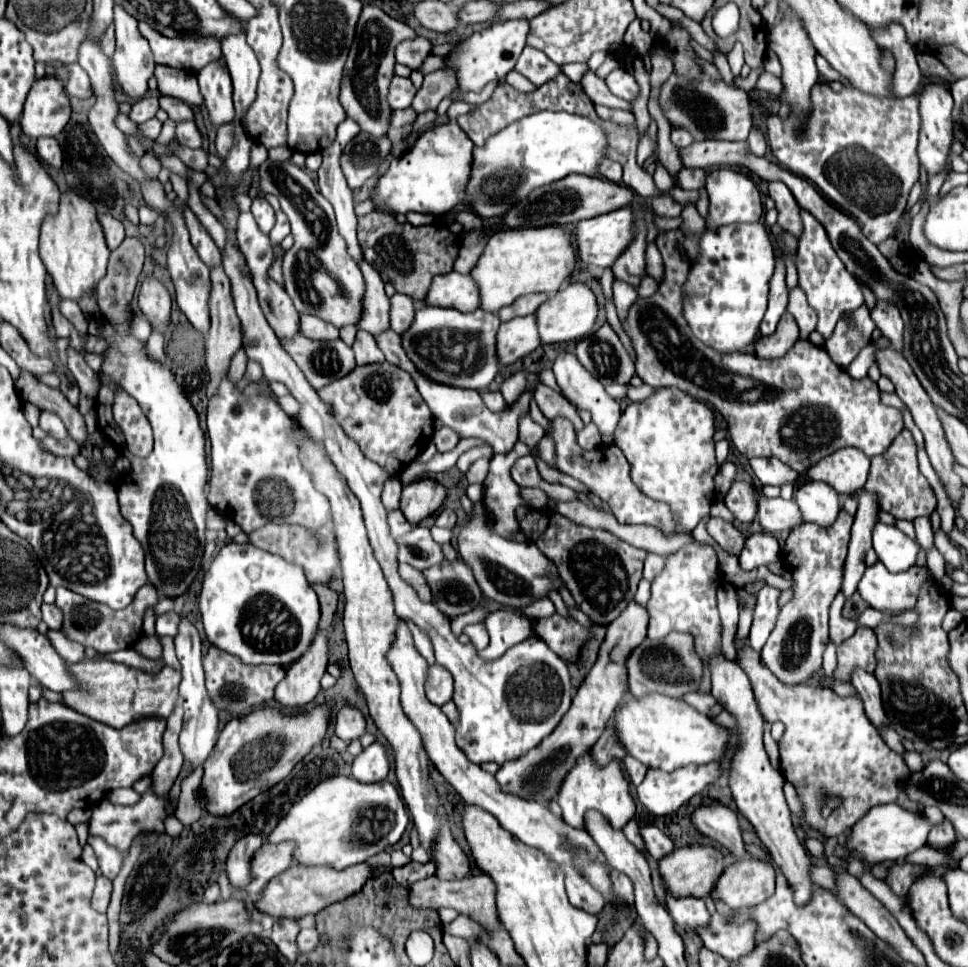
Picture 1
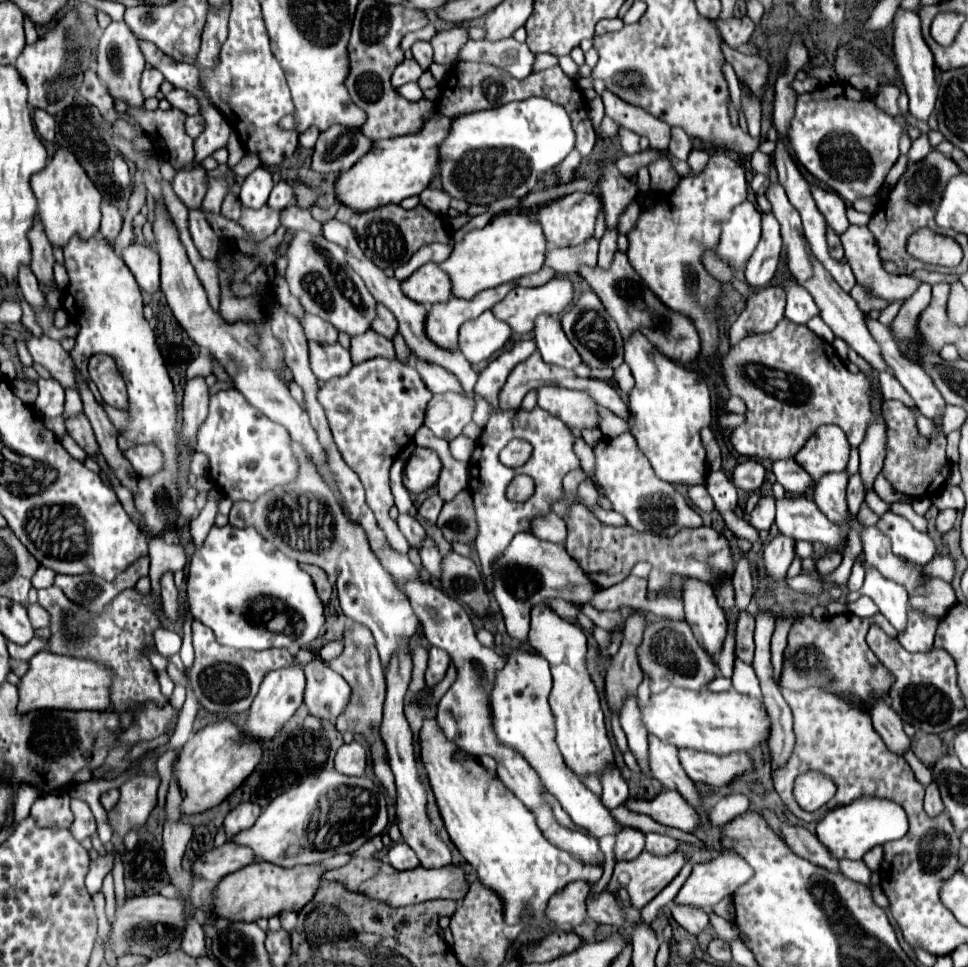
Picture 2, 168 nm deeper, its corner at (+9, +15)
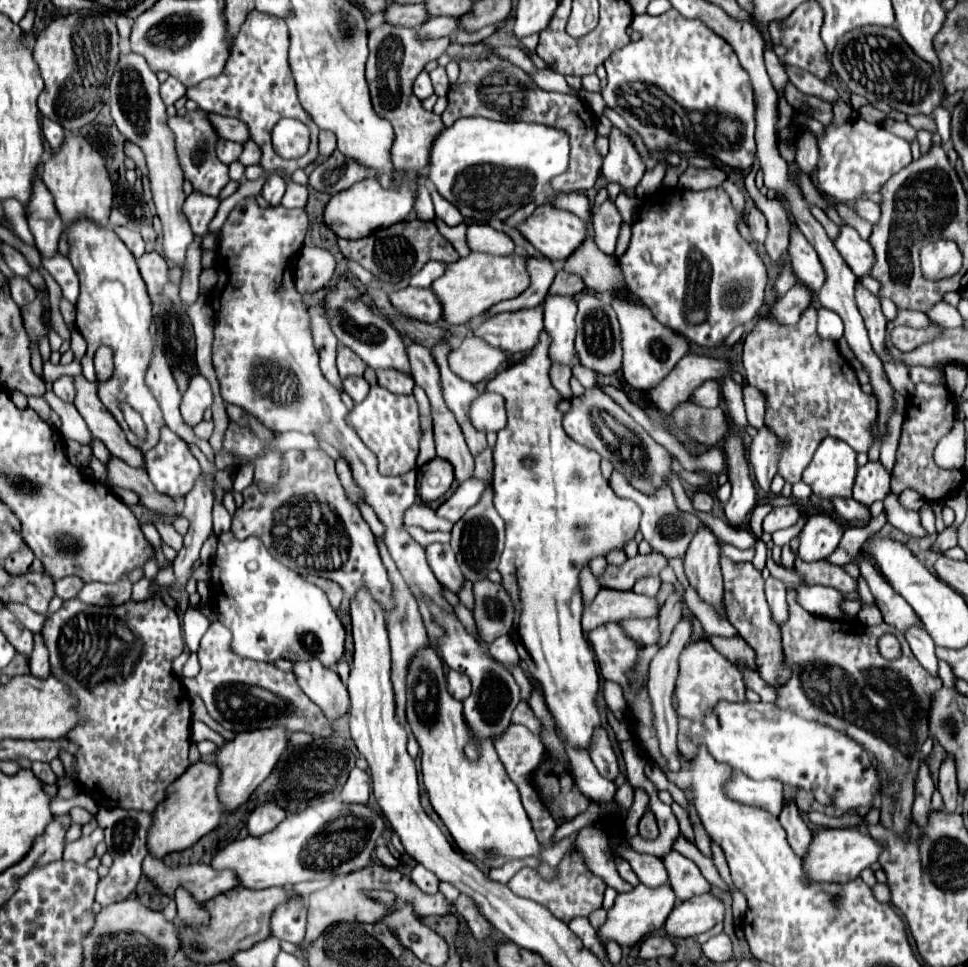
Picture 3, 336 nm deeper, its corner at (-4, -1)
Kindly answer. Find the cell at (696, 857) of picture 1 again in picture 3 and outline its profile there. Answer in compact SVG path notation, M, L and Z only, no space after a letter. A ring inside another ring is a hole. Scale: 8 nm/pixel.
M639 884L637 888L633 888L633 892L627 894L619 894L613 908L607 912L607 920L605 924L597 930L597 938L599 942L605 946L609 940L617 942L621 948L631 948L637 942L641 942L641 938L645 938L647 934L659 930L669 912L673 910L673 902L675 902L675 892L671 890L671 886L659 886L659 888L647 888L645 884Z

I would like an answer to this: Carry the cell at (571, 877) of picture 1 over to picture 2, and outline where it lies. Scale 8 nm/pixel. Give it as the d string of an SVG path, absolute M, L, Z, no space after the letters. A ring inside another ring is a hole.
M606 890L598 892L598 894L588 894L588 900L586 900L586 908L588 908L588 916L596 922L602 922L602 924L616 924L616 926L624 926L624 920L622 920L622 912L620 908L616 906L616 900L612 894L608 894Z

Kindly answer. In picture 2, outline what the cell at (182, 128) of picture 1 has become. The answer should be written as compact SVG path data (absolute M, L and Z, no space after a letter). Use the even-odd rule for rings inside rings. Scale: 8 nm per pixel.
M188 116L186 118L186 122L184 122L184 128L186 128L186 132L188 132L188 136L192 136L192 138L198 138L198 134L202 132L202 128L204 128L204 118L202 116Z

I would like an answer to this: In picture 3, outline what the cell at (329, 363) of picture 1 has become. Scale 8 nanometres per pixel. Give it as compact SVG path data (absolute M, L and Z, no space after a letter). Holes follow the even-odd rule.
M347 378L347 380L343 380L343 388L355 402L365 400L365 396L369 394L365 378Z

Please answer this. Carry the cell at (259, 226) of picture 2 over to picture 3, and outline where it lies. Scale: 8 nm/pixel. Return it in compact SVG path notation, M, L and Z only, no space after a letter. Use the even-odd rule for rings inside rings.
M251 196L251 200L241 200L237 208L229 214L229 220L225 220L221 232L219 232L219 246L217 246L217 284L209 296L209 306L213 308L213 368L217 374L221 398L225 404L235 404L243 408L249 416L257 418L265 428L273 432L289 432L299 430L303 434L313 434L315 438L321 438L329 442L333 448L341 444L341 452L345 452L345 458L349 460L349 468L353 468L353 480L357 480L361 492L365 492L365 502L375 510L377 518L385 526L385 544L391 552L391 558L395 560L399 572L403 574L405 582L409 584L419 608L421 616L425 620L427 636L435 644L437 636L441 636L441 628L433 624L433 616L429 616L429 606L425 604L425 598L433 600L443 612L453 612L453 606L443 598L443 586L433 576L427 560L425 560L425 548L417 544L407 532L403 524L405 510L415 502L417 490L415 490L415 470L405 472L401 476L381 476L377 470L377 460L369 448L361 442L357 432L349 428L347 424L347 406L341 400L341 394L325 380L321 368L319 368L319 354L313 344L311 336L311 324L309 324L309 312L307 306L301 300L301 294L295 290L293 284L293 260L303 246L303 238L307 232L307 212L303 208L261 208Z

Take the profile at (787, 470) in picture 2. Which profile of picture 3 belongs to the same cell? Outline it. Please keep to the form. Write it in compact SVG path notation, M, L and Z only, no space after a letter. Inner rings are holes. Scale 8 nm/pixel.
M833 498L831 500L837 508L837 512L845 518L845 520L871 520L871 510L865 504L859 504L853 498Z

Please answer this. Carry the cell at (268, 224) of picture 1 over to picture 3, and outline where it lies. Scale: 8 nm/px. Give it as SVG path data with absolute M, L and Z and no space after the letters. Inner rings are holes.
M269 176L263 184L263 190L261 190L261 196L271 204L271 206L277 206L281 202L285 194L285 182L279 178L279 176Z

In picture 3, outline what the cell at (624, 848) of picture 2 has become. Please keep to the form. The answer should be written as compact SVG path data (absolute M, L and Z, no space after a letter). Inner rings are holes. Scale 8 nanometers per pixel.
M647 810L647 812L643 814L643 818L639 820L639 834L645 836L645 838L649 838L649 840L657 838L659 830L657 830L657 822L655 822L653 810Z

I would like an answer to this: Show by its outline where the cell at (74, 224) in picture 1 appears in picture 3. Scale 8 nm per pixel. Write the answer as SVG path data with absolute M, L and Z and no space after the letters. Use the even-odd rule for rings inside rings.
M67 132L65 144L43 164L41 178L55 198L55 206L63 218L63 224L71 224L85 216L101 226L109 224L109 210L113 202L113 184L105 168L105 158L101 152L81 134Z

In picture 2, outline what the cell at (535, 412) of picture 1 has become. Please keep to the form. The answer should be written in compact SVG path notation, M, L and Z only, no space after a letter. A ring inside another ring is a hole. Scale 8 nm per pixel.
M577 436L575 437L573 449L580 460L582 470L593 481L599 495L606 497L604 490L598 486L598 482L596 482L596 478L594 478L595 456L593 448L588 446L582 437Z

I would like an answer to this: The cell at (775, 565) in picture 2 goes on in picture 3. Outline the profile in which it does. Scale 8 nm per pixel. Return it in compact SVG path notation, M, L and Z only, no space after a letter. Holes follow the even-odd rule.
M811 514L799 538L799 558L805 562L815 562L819 558L827 558L843 536L845 528L827 514Z

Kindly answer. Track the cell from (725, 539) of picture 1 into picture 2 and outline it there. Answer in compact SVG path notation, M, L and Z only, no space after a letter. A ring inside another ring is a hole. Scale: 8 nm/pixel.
M692 486L692 488L688 490L688 494L690 494L692 504L694 504L700 512L710 514L710 512L714 512L714 510L716 510L716 508L714 508L714 500L710 498L710 494L708 494L706 486Z

